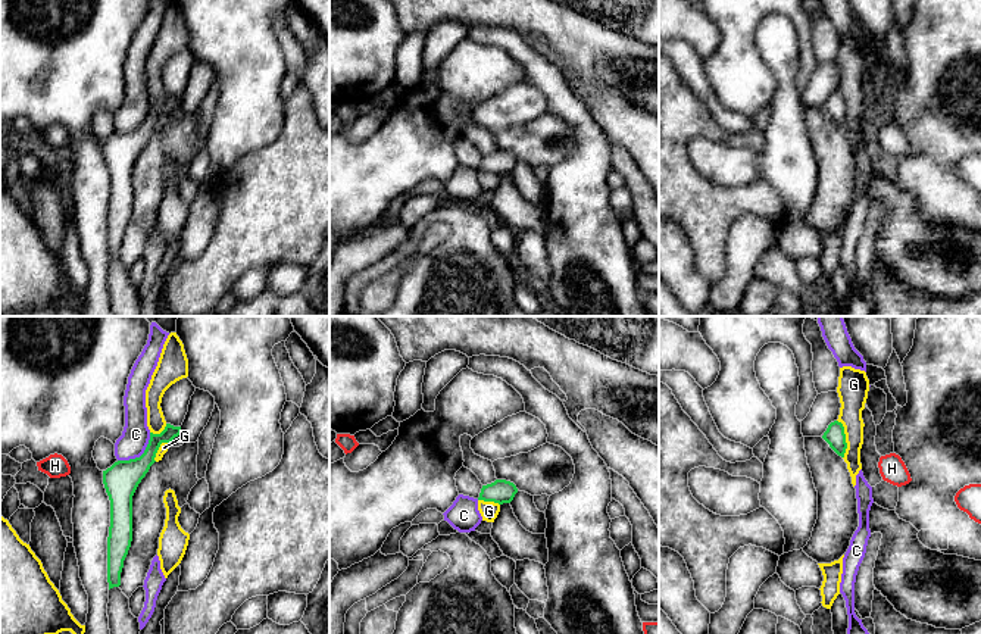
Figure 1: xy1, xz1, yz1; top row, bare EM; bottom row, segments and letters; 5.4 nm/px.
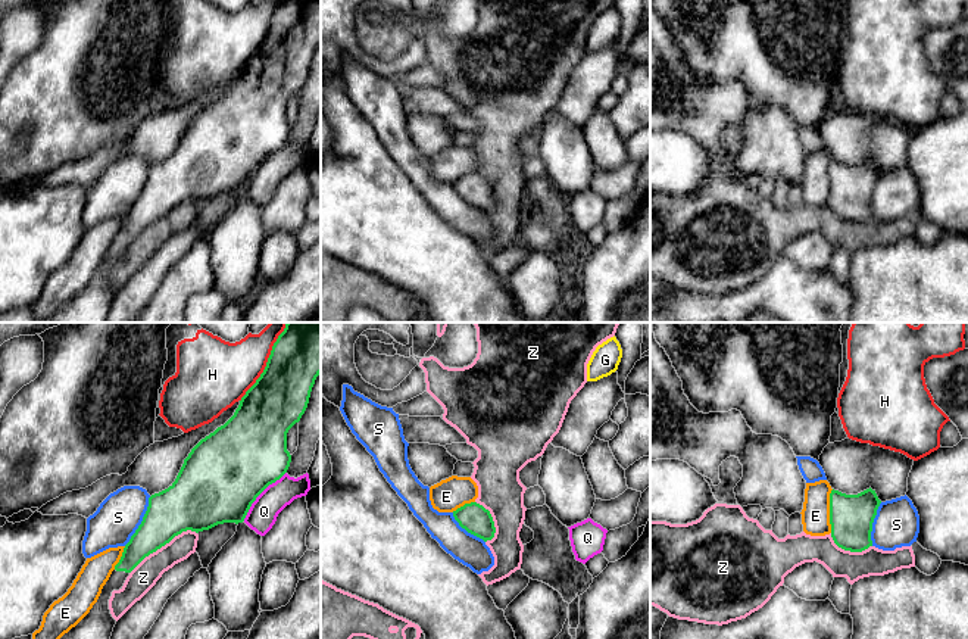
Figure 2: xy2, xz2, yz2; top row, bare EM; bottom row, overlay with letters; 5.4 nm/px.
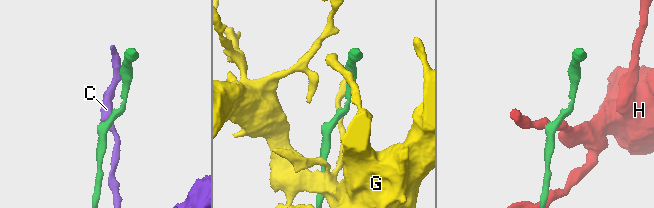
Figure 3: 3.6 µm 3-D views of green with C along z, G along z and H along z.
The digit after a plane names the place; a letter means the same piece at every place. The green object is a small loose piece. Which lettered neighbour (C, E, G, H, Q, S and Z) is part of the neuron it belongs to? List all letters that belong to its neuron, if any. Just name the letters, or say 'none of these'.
none of these

